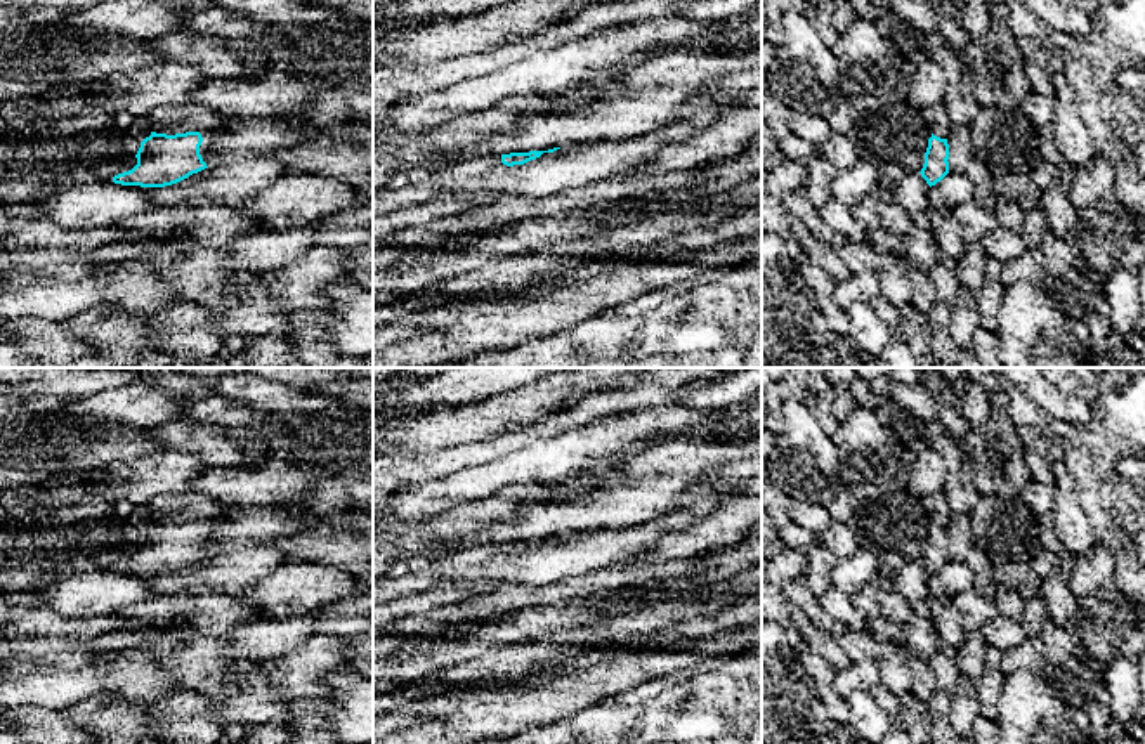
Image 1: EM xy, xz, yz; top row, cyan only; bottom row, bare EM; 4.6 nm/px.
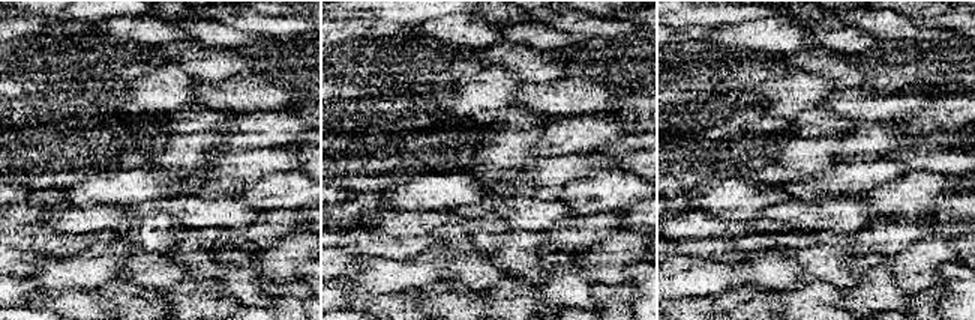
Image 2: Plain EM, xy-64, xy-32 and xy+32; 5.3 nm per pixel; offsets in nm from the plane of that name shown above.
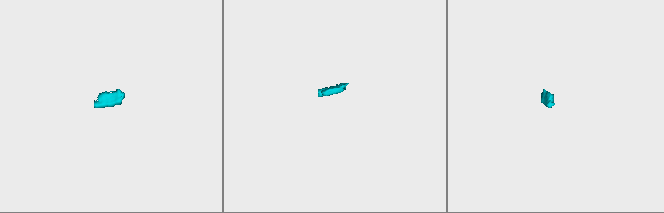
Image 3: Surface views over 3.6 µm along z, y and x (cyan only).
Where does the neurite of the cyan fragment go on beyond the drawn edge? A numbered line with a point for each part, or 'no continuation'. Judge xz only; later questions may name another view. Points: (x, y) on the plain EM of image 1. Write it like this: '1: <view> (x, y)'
1: xz (422, 576)

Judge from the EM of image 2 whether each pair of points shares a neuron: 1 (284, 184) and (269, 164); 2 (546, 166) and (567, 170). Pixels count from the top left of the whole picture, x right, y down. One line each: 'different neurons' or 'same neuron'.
1: different neurons
2: same neuron

